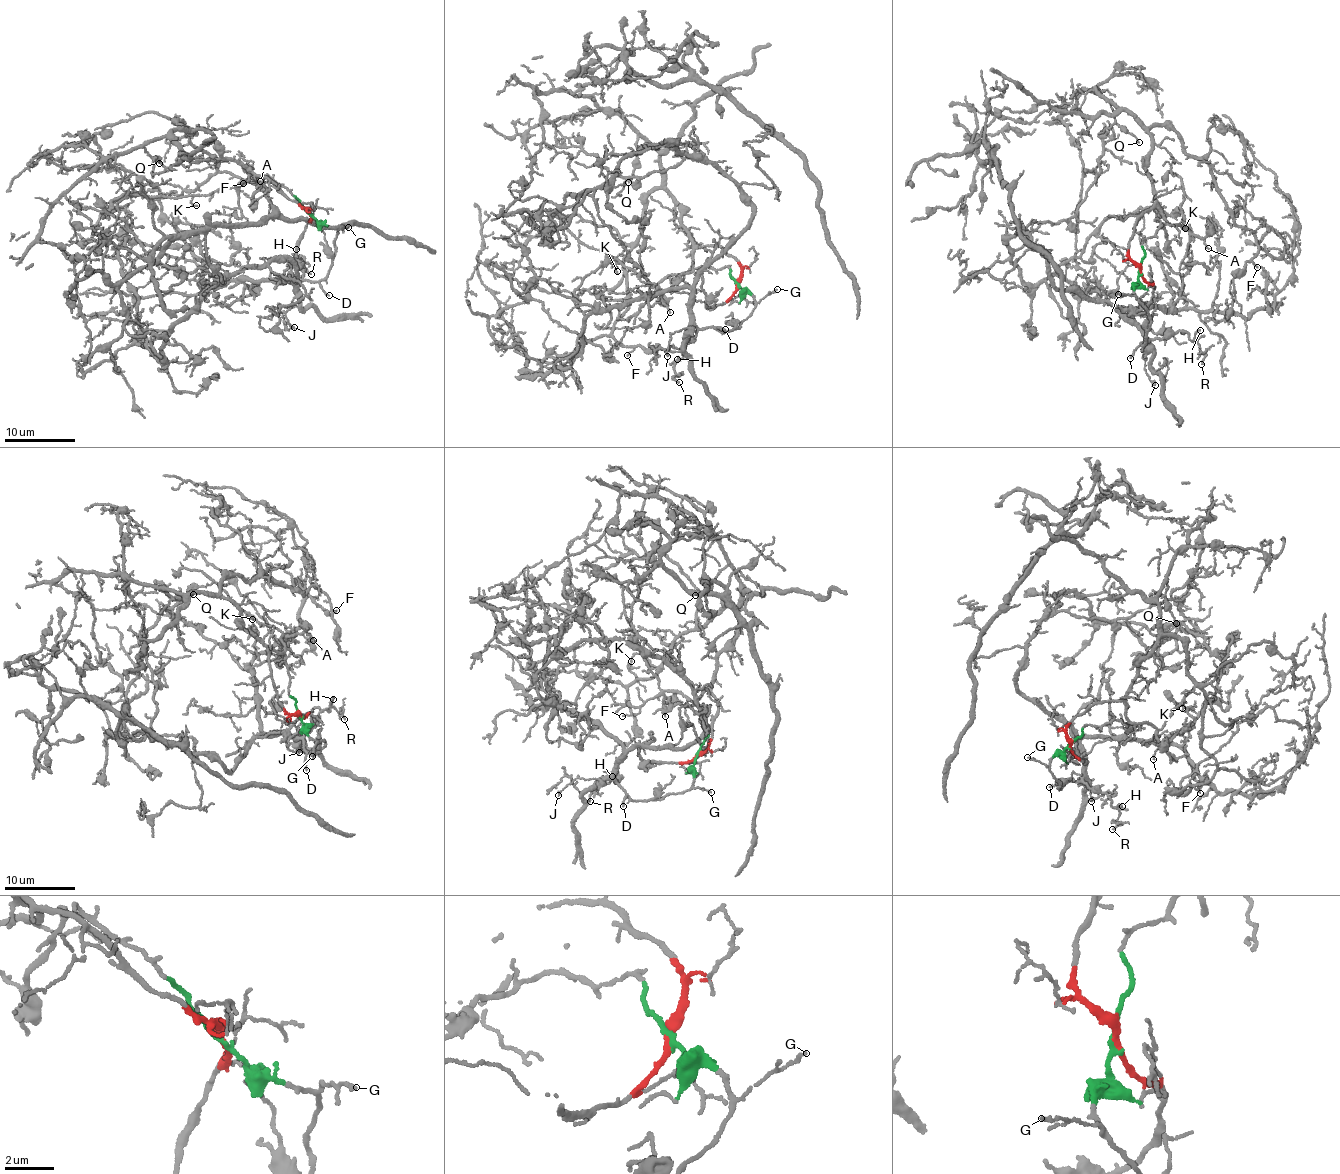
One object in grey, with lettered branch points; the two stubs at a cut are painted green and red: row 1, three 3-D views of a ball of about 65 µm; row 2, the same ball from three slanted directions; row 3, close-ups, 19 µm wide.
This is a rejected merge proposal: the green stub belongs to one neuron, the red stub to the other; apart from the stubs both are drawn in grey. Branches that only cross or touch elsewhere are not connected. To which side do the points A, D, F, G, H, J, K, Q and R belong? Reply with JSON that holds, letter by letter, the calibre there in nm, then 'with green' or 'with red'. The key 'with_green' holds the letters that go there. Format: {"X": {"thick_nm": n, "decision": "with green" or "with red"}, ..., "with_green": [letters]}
{"A": {"thick_nm": 130, "decision": "with red"}, "D": {"thick_nm": 110, "decision": "with green"}, "F": {"thick_nm": 110, "decision": "with red"}, "G": {"thick_nm": 120, "decision": "with green"}, "H": {"thick_nm": 140, "decision": "with green"}, "J": {"thick_nm": 160, "decision": "with green"}, "K": {"thick_nm": 90, "decision": "with red"}, "Q": {"thick_nm": 130, "decision": "with red"}, "R": {"thick_nm": 130, "decision": "with green"}, "with_green": ["D", "G", "H", "J", "R"]}

